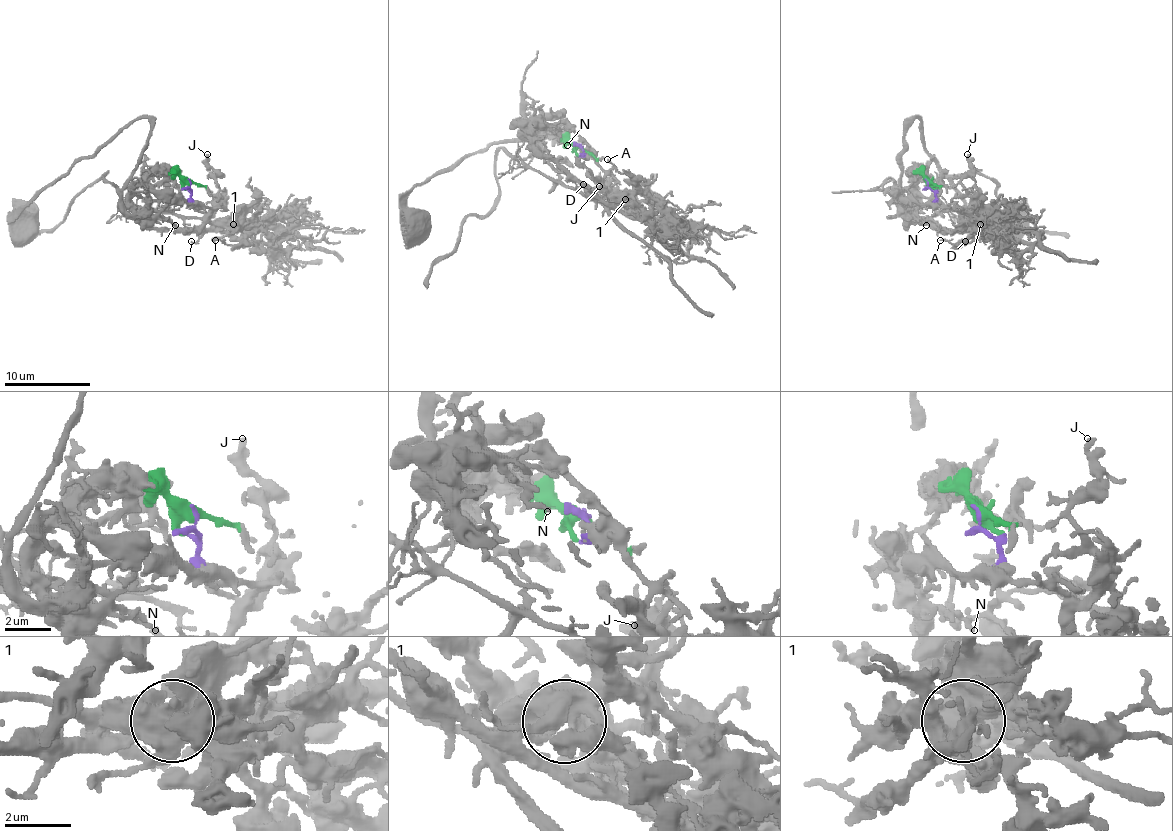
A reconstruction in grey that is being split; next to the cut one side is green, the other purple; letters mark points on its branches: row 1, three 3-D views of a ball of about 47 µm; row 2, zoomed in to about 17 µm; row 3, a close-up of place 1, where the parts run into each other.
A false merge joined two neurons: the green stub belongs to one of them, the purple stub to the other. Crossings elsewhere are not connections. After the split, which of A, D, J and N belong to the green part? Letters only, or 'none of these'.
D, N

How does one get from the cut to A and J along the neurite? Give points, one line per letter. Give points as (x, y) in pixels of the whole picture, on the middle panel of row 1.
A: (580, 145), (582, 154), (604, 173), (602, 201), (623, 201), (636, 190), (636, 184), (608, 158)
J: (580, 145), (582, 154), (587, 154), (608, 173), (610, 171), (610, 184), (608, 179), (604, 190), (599, 186)

